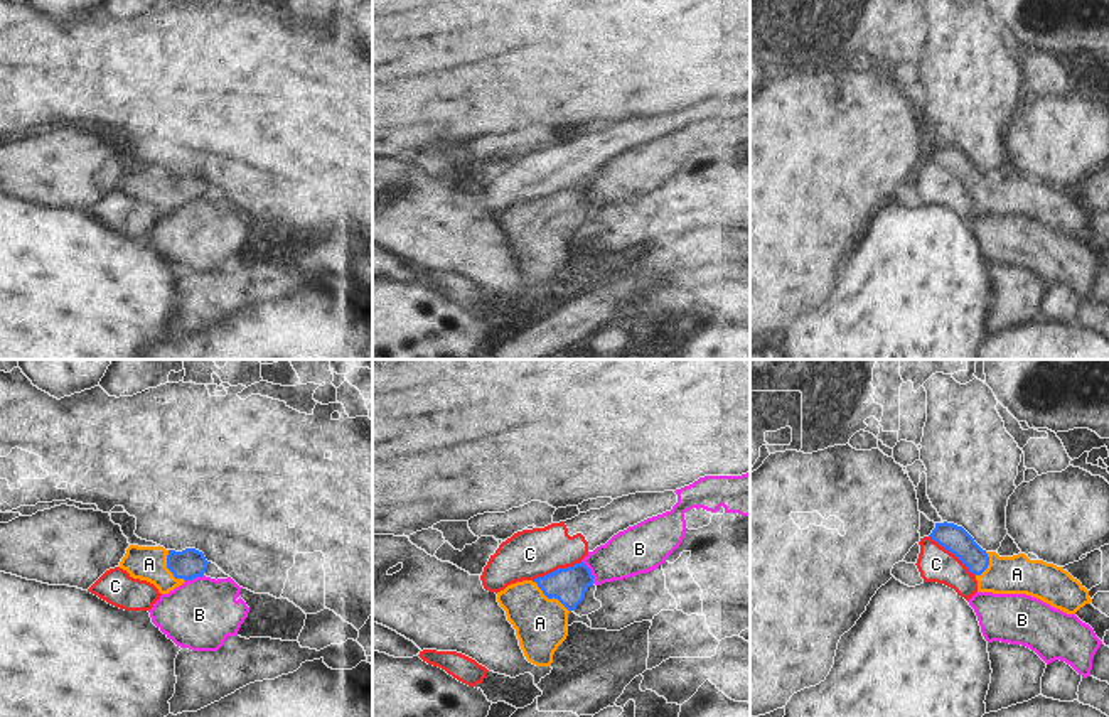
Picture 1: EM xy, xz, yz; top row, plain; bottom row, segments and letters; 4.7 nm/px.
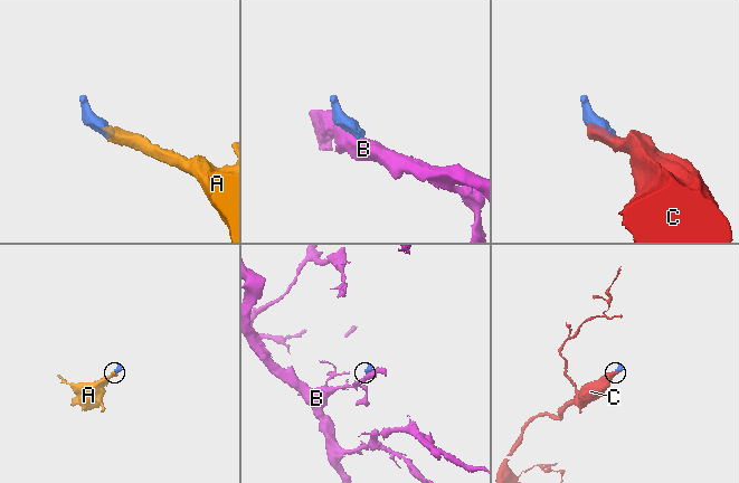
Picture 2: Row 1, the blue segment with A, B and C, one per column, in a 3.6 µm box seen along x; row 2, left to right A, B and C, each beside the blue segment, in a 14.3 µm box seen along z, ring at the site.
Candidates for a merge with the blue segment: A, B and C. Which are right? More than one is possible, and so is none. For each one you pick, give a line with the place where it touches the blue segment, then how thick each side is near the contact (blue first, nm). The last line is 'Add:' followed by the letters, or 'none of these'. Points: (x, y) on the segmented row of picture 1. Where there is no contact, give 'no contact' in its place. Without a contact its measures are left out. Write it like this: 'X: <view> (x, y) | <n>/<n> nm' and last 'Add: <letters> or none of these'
A: xy (167, 567) | 140/160 nm
Add: A

